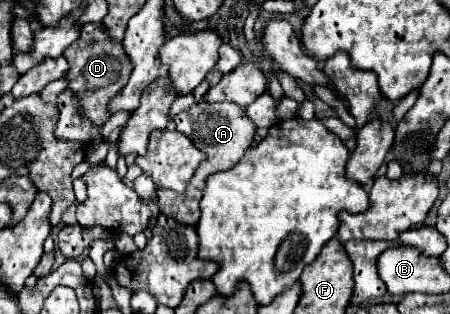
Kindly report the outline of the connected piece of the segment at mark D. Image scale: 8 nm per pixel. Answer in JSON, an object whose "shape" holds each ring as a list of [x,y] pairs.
{"shape":[[[83,23],[79,39],[65,49],[63,57],[69,63],[69,71],[65,75],[65,79],[69,81],[67,89],[81,103],[81,115],[91,119],[93,125],[101,127],[107,121],[107,101],[119,89],[123,89],[131,75],[131,63],[123,53],[123,45],[107,41],[107,33],[103,33],[103,23]]]}

